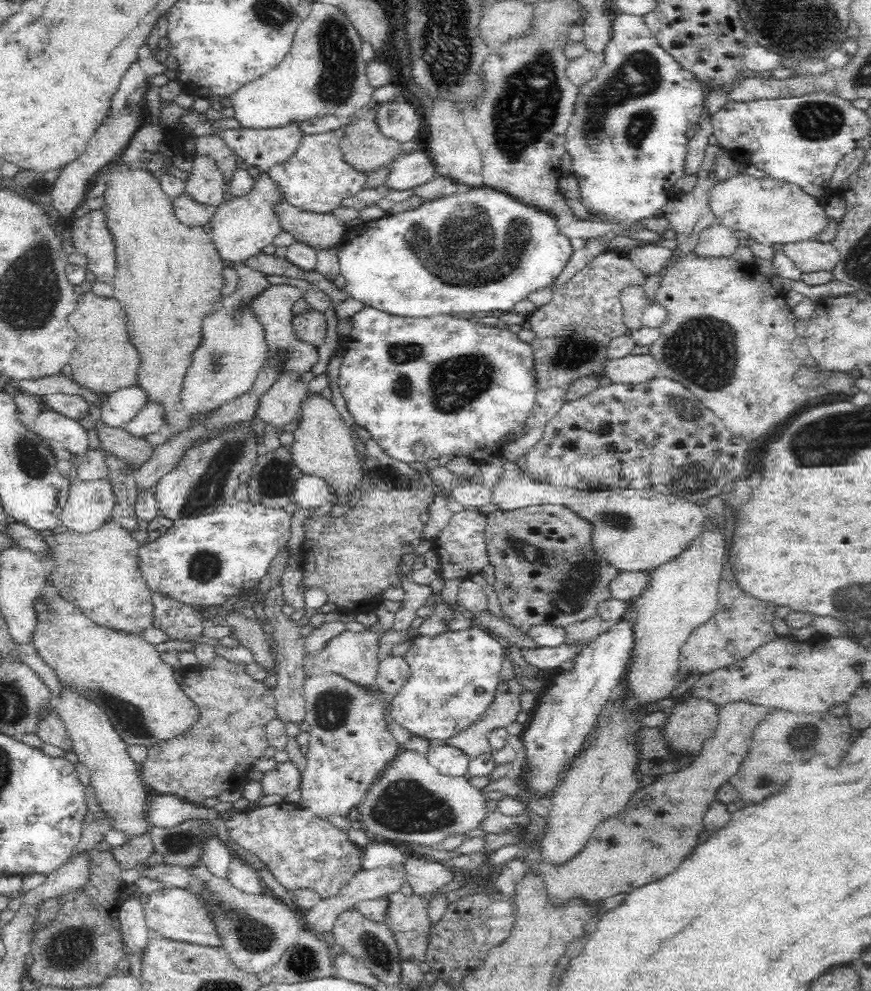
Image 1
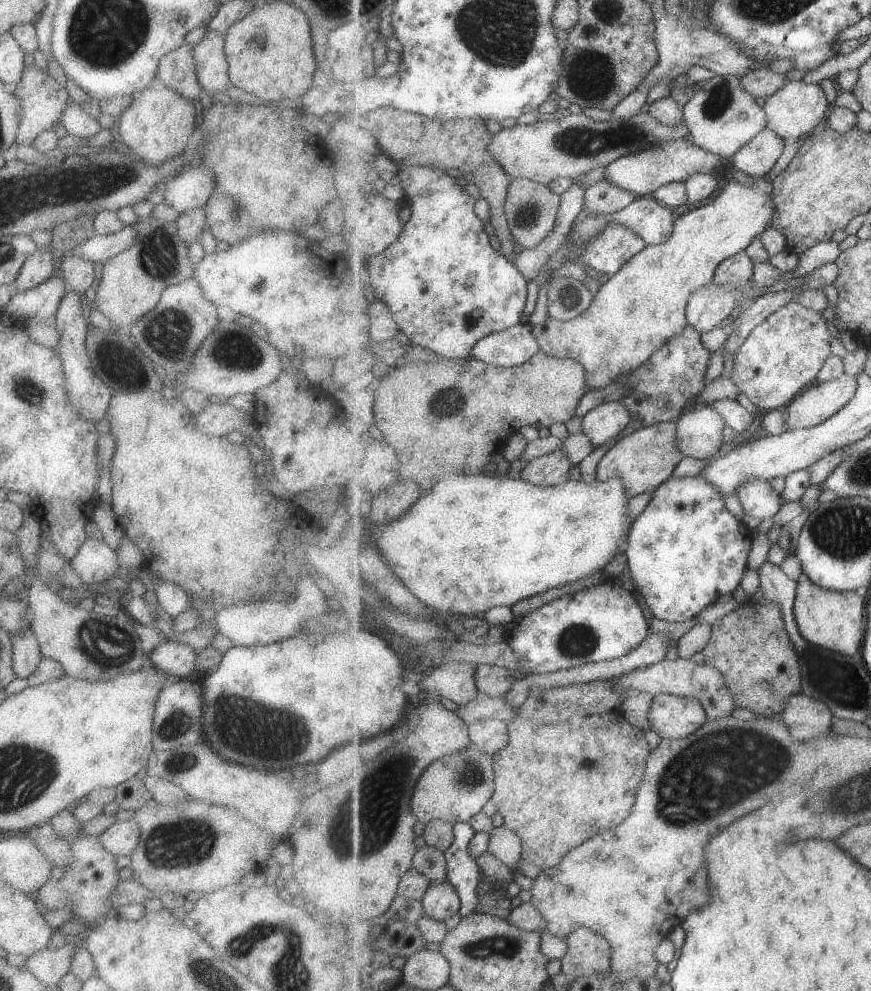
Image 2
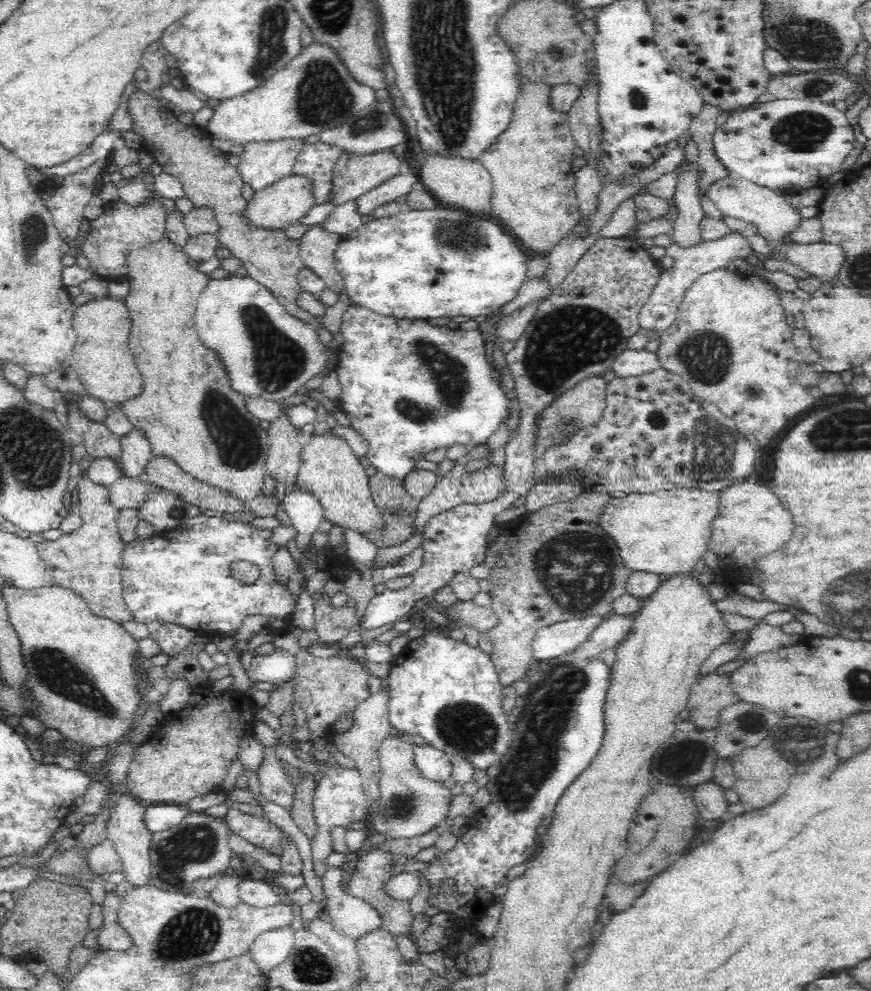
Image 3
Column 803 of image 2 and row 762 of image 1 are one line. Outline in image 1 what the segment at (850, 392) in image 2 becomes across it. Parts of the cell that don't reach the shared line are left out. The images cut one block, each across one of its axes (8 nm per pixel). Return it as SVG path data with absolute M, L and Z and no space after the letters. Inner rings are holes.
M402 749L390 762L382 778L367 790L366 796L356 808L368 835L386 838L394 843L403 841L437 846L448 836L462 836L474 828L480 828L482 820L490 813L490 808L486 808L486 801L488 802L486 793L480 792L480 789L472 786L466 778L443 776L429 763L427 755L414 749Z

